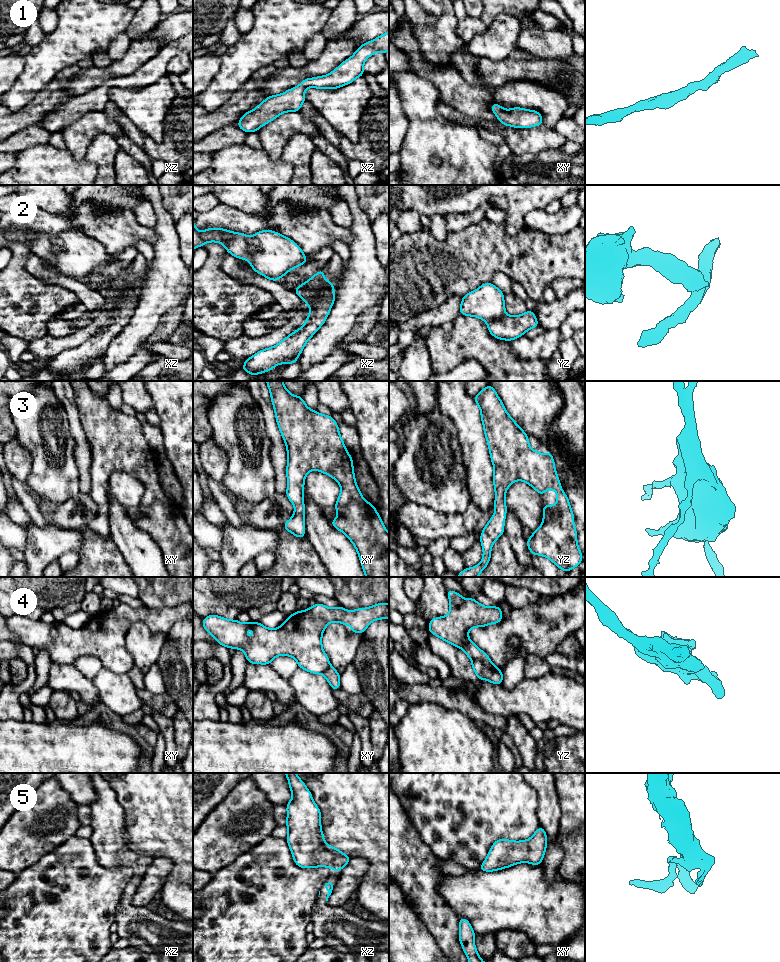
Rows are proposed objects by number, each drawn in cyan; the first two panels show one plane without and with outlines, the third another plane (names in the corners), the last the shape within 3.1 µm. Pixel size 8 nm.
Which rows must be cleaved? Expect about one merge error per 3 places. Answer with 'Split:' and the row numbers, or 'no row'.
Split: 2, 4

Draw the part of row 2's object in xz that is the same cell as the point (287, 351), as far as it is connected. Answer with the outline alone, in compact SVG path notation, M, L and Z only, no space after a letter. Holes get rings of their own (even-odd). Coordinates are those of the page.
M331 283L320 295L306 302L311 312L308 314L303 327L288 335L277 345L260 350L246 359L241 369L255 376L272 370L278 364L297 362L308 340L325 323L334 300L335 290L333 283Z

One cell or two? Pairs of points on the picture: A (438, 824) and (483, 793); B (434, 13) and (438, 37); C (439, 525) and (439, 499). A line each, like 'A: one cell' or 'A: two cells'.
A: one cell
B: two cells
C: two cells

